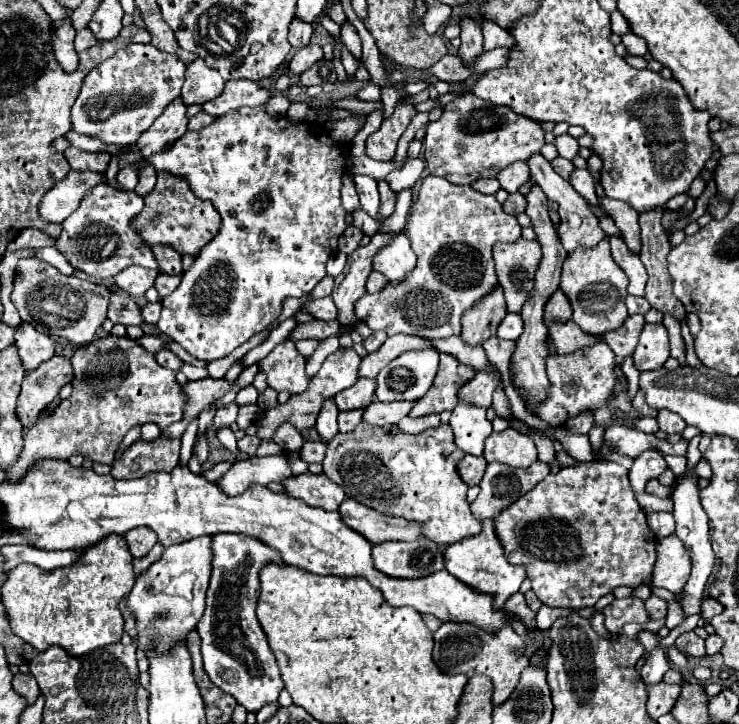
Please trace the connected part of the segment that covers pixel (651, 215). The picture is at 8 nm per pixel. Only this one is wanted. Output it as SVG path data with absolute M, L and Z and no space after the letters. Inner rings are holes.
M656 207L656 209L648 209L648 211L642 211L640 213L640 229L642 229L642 253L640 259L642 263L646 265L646 271L648 271L648 285L646 285L646 299L648 303L662 311L662 313L672 313L676 315L676 319L684 319L686 317L686 311L684 311L684 305L680 303L680 299L674 295L672 291L672 277L668 273L668 263L666 263L666 257L670 253L670 241L668 241L668 235L664 233L664 227L662 227L662 213L664 209L662 207Z

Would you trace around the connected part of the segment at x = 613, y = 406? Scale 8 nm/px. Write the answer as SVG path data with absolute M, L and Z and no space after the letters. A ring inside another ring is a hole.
M602 341L596 343L592 347L584 347L578 349L574 353L568 355L548 355L546 359L546 371L548 371L548 379L550 379L550 389L548 389L548 397L544 399L544 403L540 401L534 407L534 413L546 421L548 425L558 425L562 427L570 417L576 417L580 413L594 413L594 419L598 425L626 425L626 427L634 427L634 423L640 417L640 413L634 409L632 399L628 397L628 387L622 389L618 395L614 395L614 385L616 385L616 355L614 351Z

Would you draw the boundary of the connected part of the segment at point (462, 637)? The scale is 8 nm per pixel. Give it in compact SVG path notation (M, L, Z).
M446 621L442 627L434 633L434 663L442 667L444 673L456 675L464 673L468 677L472 675L488 675L494 683L494 705L504 703L512 691L516 689L520 681L520 673L530 665L528 657L524 655L524 641L520 635L514 633L512 625L504 625L502 631L498 629L494 635L484 633L484 629L474 627L474 623L456 623Z

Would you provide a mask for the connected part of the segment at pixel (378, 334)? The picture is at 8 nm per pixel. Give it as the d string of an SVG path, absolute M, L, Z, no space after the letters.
M374 331L368 339L364 339L364 349L366 349L368 353L380 349L380 345L386 341L386 337L388 337L388 335L384 335L384 331Z

